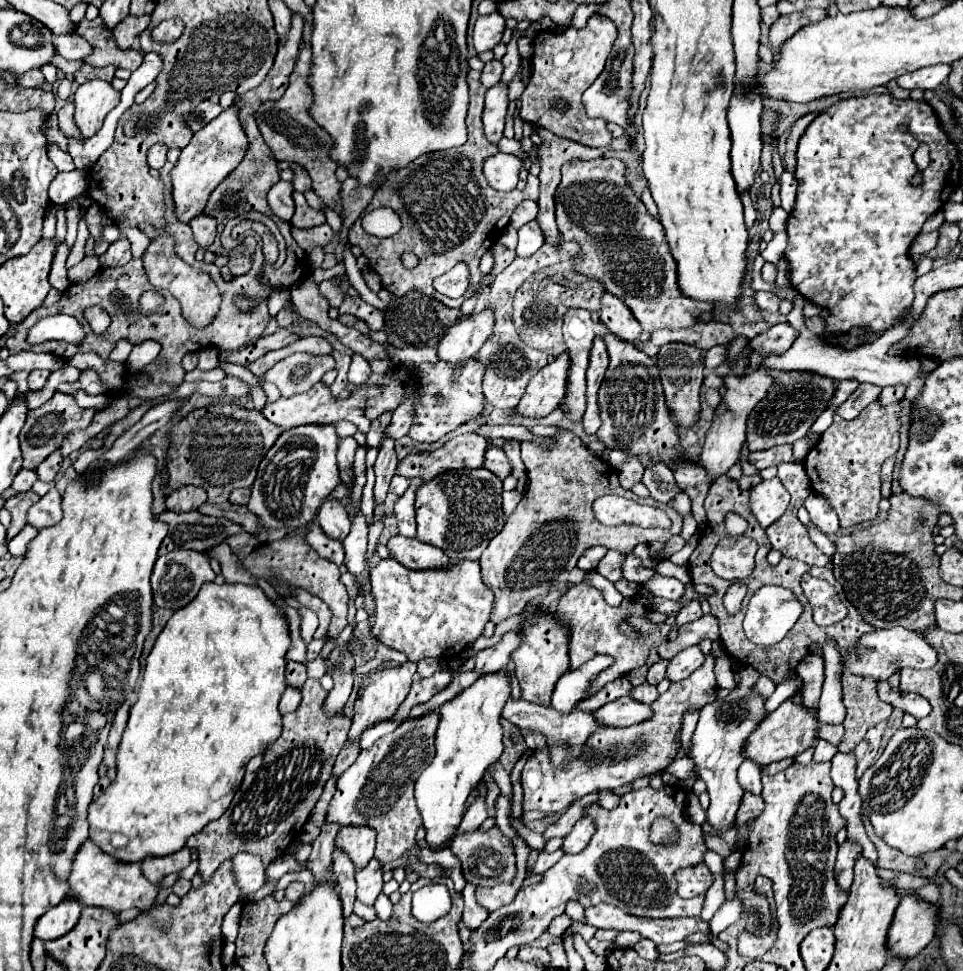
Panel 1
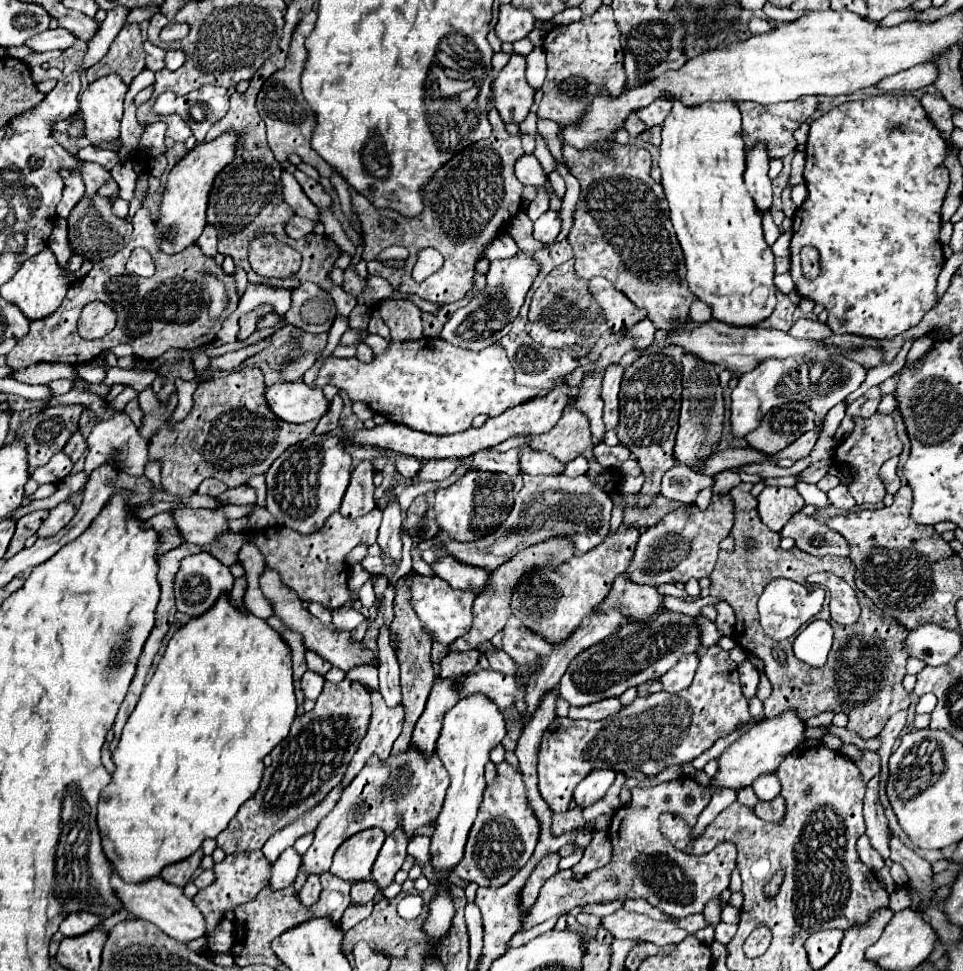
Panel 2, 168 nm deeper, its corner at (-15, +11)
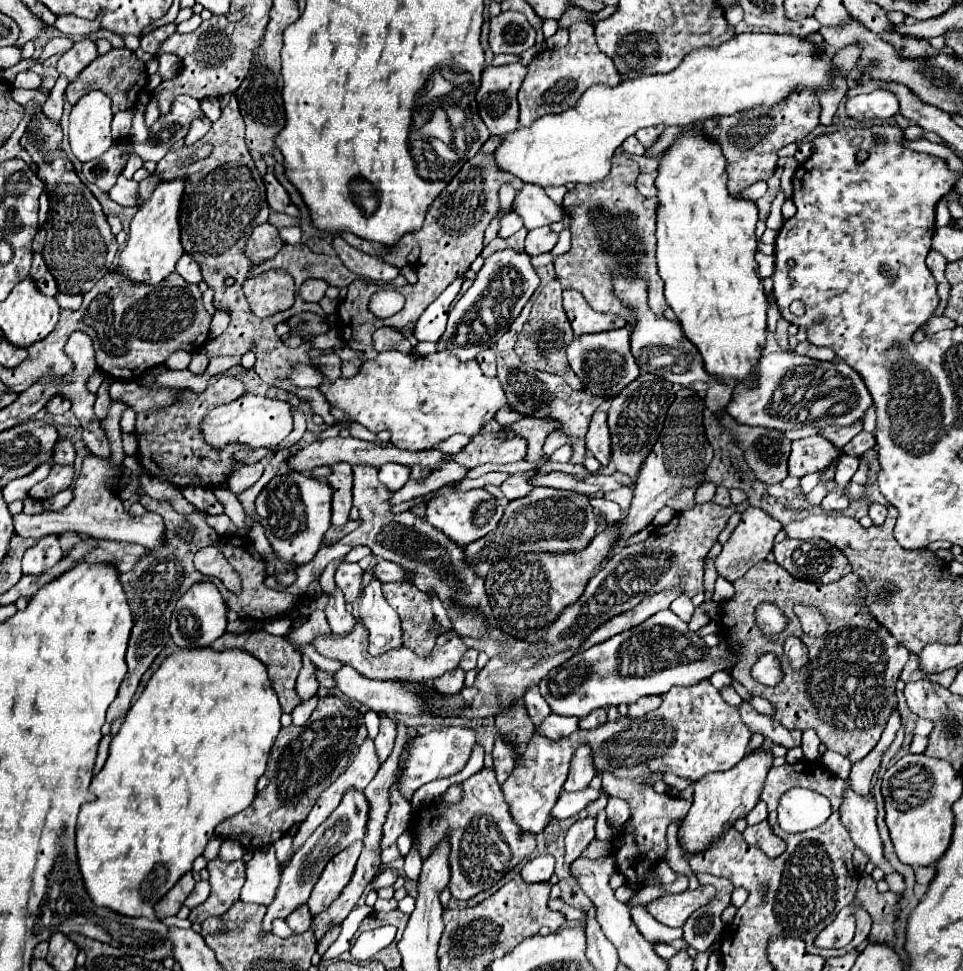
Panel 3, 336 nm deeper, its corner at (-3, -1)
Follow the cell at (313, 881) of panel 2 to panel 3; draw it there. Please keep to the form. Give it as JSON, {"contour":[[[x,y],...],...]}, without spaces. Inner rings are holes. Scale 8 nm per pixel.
{"contour":[[[307,905],[299,907],[299,911],[287,919],[287,925],[293,929],[293,933],[305,933],[311,927],[311,913],[307,913]]]}

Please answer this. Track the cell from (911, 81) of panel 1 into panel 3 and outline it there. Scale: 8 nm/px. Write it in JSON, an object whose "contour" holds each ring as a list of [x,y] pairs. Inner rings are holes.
{"contour":[[[885,89],[871,91],[867,95],[857,95],[847,101],[845,111],[847,117],[863,123],[867,119],[889,119],[897,113],[897,101],[893,93],[887,93]]]}

